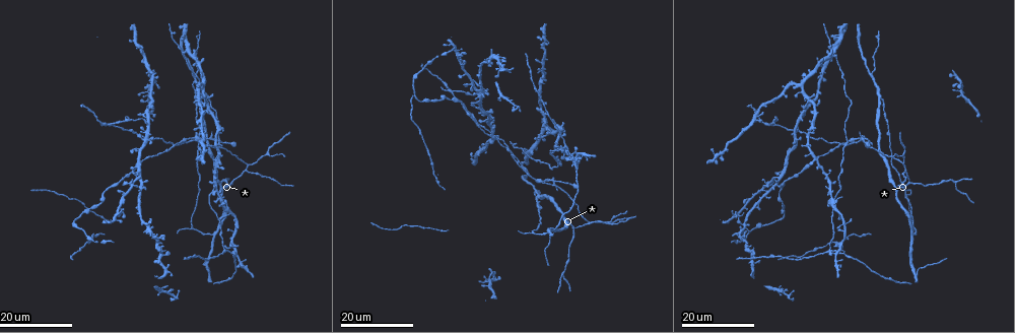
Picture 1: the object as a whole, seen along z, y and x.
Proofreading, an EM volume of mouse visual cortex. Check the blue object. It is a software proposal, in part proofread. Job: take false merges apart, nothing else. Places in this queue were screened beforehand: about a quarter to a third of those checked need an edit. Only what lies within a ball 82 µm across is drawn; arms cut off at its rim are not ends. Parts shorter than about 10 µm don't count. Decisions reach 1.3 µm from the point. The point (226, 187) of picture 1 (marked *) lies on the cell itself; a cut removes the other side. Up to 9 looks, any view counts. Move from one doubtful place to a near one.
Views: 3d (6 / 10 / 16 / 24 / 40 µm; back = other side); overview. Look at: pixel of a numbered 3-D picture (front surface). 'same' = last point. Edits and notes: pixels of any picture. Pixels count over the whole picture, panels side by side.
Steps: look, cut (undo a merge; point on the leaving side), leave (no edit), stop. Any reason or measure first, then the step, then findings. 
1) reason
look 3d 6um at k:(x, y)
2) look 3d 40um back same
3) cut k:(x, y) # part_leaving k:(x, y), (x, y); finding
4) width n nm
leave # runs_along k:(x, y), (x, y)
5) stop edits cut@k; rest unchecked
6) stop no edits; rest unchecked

branch point
look 3d 16um at 1:(904, 169)

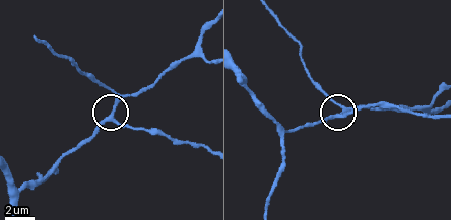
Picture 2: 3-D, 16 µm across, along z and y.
look 3d 6um at 2:(336, 117)

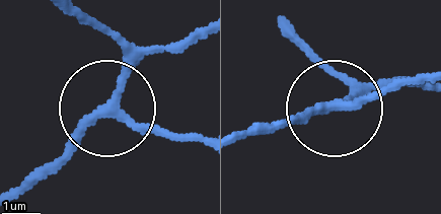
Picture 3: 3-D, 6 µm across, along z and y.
from behind
look 3d 6um back at 3:(115, 107)

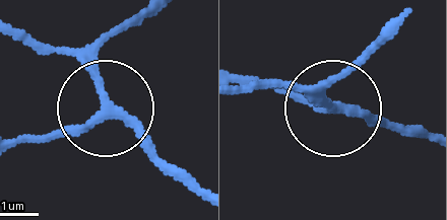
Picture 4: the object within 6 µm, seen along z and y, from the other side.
arms 3
leave # runs_along 4:(201, 199), (114, 115), (29, 140); all the same cell

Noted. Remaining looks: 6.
four or more arms meet
look 3d 16um at 1:(145, 140)

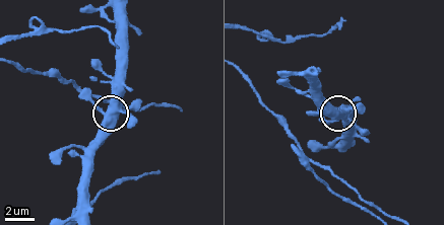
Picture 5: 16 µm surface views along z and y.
look 3d 6um at 5:(116, 117)

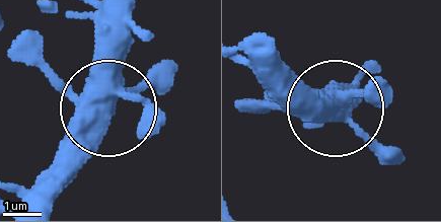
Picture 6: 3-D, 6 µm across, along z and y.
look 3d 6um back at 6:(332, 102)

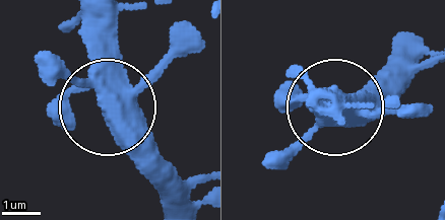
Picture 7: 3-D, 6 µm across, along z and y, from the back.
leave # runs_along 7:(415, 113), (337, 102); one cell here

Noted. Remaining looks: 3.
three-way junction
look 3d 24um at 1:(800, 132)

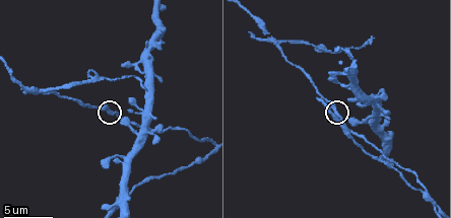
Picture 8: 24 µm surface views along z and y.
look 3d 10um at 8:(109, 109)

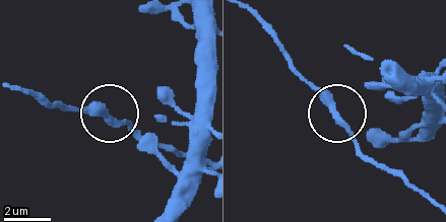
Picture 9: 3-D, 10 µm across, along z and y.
side_arm 25 um
leave # runs_along 9:(433, 203), (380, 168), (345, 122), (295, 71); all the same cell

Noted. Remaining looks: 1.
stop no edits; rest unchecked

